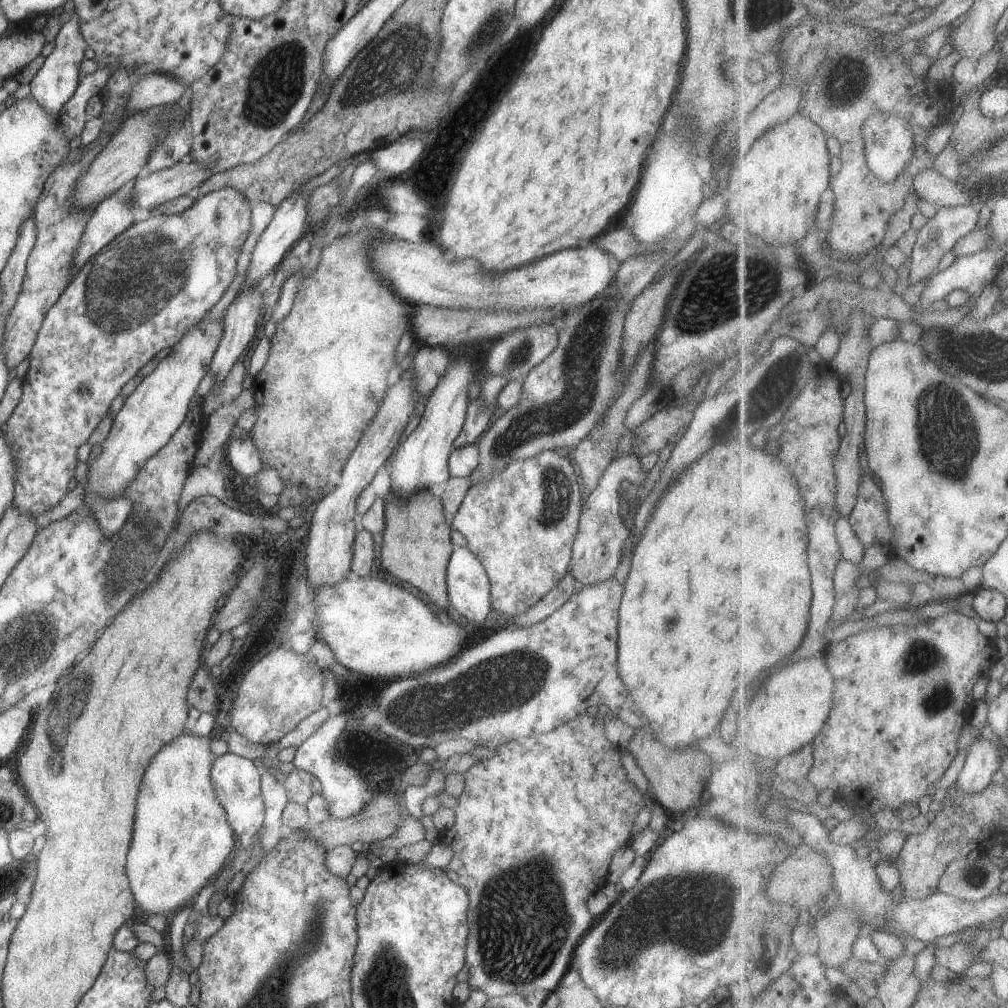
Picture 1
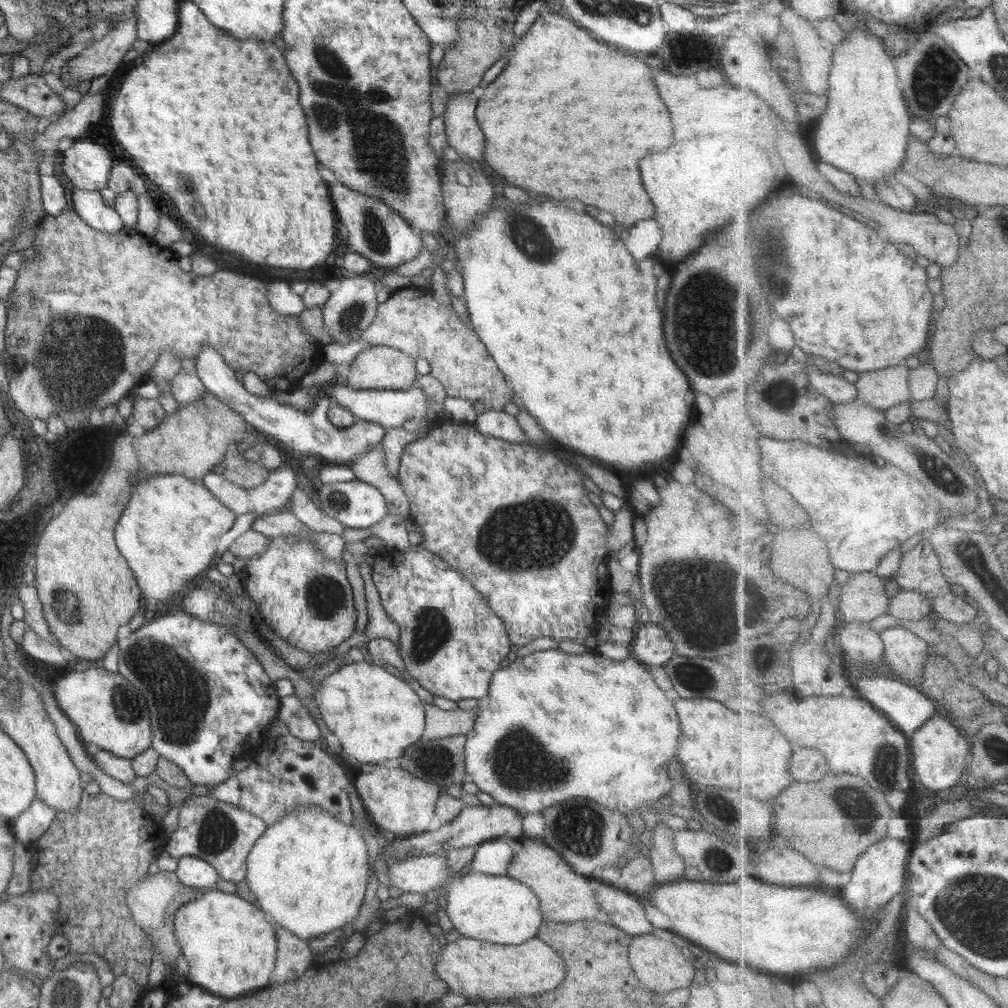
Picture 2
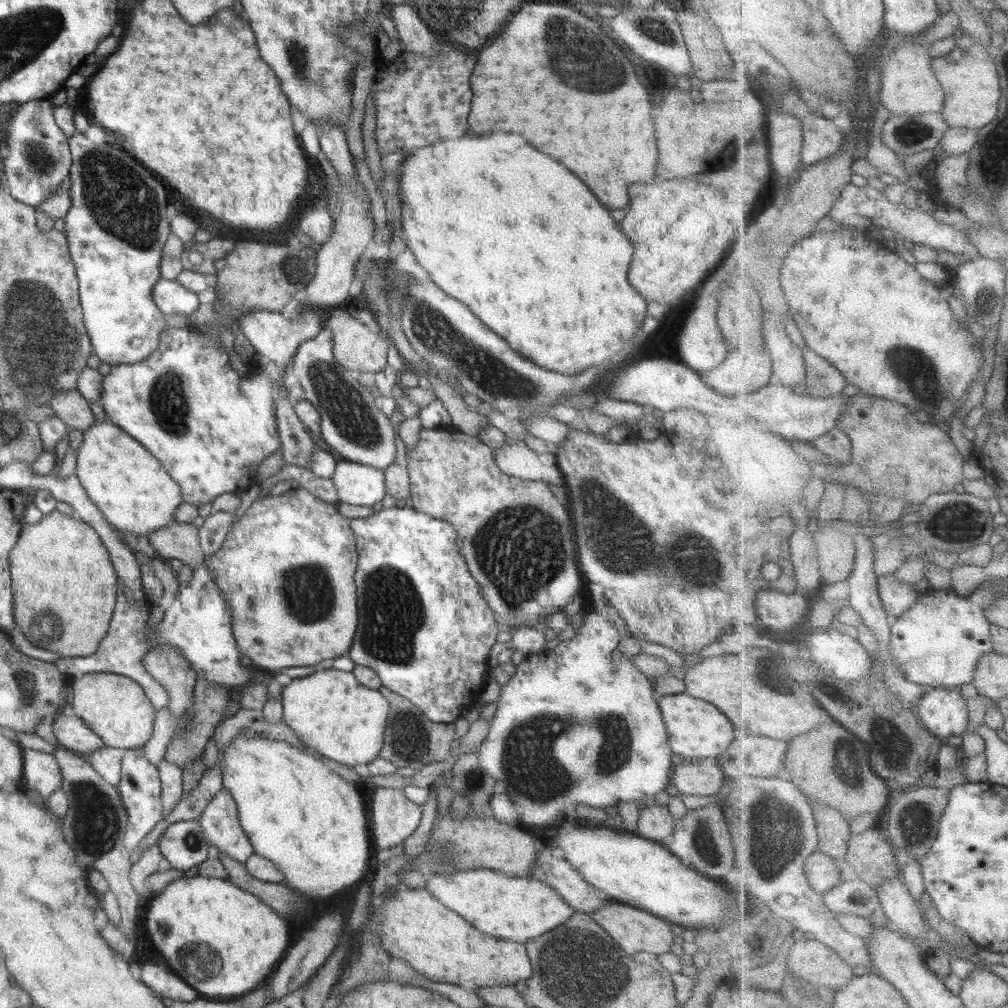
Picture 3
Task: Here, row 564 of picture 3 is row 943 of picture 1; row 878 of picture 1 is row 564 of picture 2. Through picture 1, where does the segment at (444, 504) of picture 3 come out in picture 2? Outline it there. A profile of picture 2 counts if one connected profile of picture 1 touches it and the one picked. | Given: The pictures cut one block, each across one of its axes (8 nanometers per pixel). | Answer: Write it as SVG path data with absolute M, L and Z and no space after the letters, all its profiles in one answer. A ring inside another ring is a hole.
M446 418L444 426L431 428L404 448L399 460L397 477L410 501L410 516L422 526L424 540L421 545L470 580L470 584L484 595L490 608L505 623L511 644L521 647L538 637L550 637L556 642L576 641L583 644L583 638L592 632L596 624L599 624L601 615L608 605L608 599L613 595L607 568L610 557L606 549L610 528L604 523L598 508L588 499L588 490L583 485L581 475L564 464L557 457L553 447L543 448L530 443L508 442L495 436L482 434L475 426L470 426L468 423L452 424L452 420Z

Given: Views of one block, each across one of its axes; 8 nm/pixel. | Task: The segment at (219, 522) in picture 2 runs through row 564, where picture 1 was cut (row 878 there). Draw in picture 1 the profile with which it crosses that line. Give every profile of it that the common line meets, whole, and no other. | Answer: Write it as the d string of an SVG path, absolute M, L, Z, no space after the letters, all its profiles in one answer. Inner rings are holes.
M184 732L181 736L178 736L174 742L166 744L158 754L156 758L152 758L150 766L146 768L146 774L142 778L142 784L140 784L140 792L138 792L138 804L136 804L136 816L134 816L134 830L132 834L132 842L128 850L126 858L126 876L129 879L130 892L134 896L134 904L138 905L141 911L148 915L164 915L168 919L169 914L176 914L185 906L188 906L192 900L200 894L200 892L206 887L206 884L216 877L225 866L231 861L232 849L234 848L234 832L229 826L226 819L226 812L218 800L216 792L214 792L214 784L212 784L212 778L210 778L210 768L212 762L216 756L212 754L210 750L211 738L194 738L187 732Z

